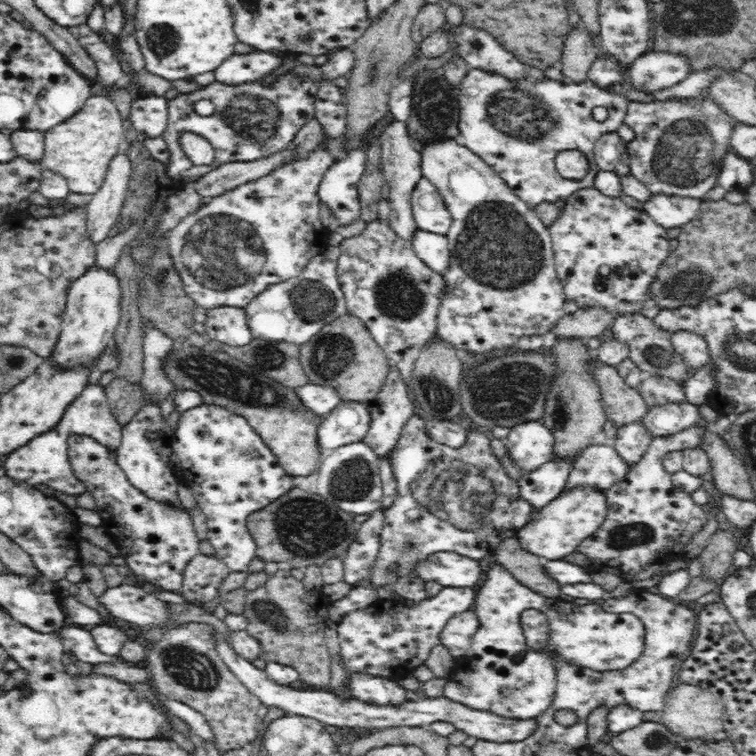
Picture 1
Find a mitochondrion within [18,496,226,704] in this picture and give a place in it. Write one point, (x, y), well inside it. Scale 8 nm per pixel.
(188, 668)

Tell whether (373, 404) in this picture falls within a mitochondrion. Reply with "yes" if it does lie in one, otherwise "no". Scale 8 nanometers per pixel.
no

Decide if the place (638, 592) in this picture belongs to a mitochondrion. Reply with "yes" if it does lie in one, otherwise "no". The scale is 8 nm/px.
no

